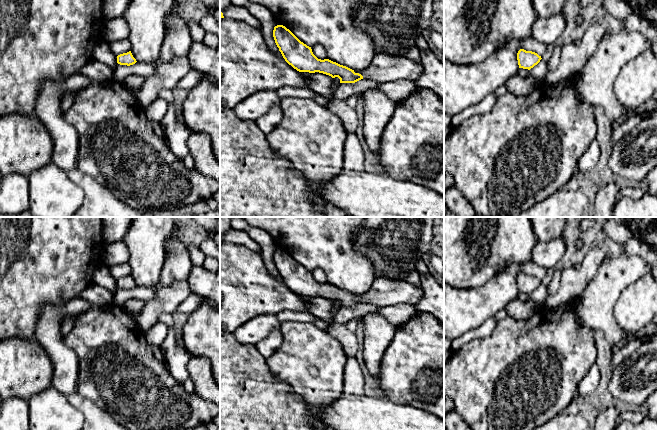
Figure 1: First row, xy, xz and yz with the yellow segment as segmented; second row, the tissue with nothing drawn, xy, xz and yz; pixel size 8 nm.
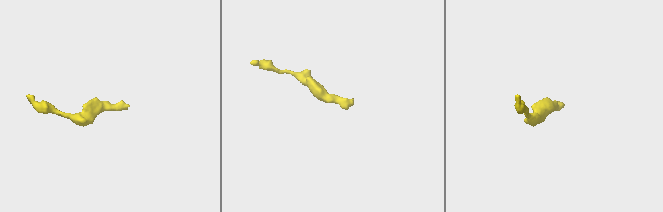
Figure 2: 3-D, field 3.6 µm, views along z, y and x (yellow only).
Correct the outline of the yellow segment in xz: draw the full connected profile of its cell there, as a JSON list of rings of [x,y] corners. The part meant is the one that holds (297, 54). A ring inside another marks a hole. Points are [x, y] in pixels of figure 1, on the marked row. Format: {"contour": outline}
{"contour": [[[283,25],[274,27],[273,37],[283,58],[294,69],[299,72],[319,72],[332,78],[338,77],[340,83],[355,83],[363,78],[379,84],[401,79],[415,82],[423,72],[422,63],[416,63],[400,54],[384,51],[374,55],[371,65],[361,75],[329,59],[318,59],[311,47],[301,42]]]}

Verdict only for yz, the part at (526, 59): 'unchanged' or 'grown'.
unchanged

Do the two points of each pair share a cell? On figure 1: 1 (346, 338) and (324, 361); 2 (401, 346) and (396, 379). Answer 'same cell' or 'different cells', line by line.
1: different cells
2: same cell

